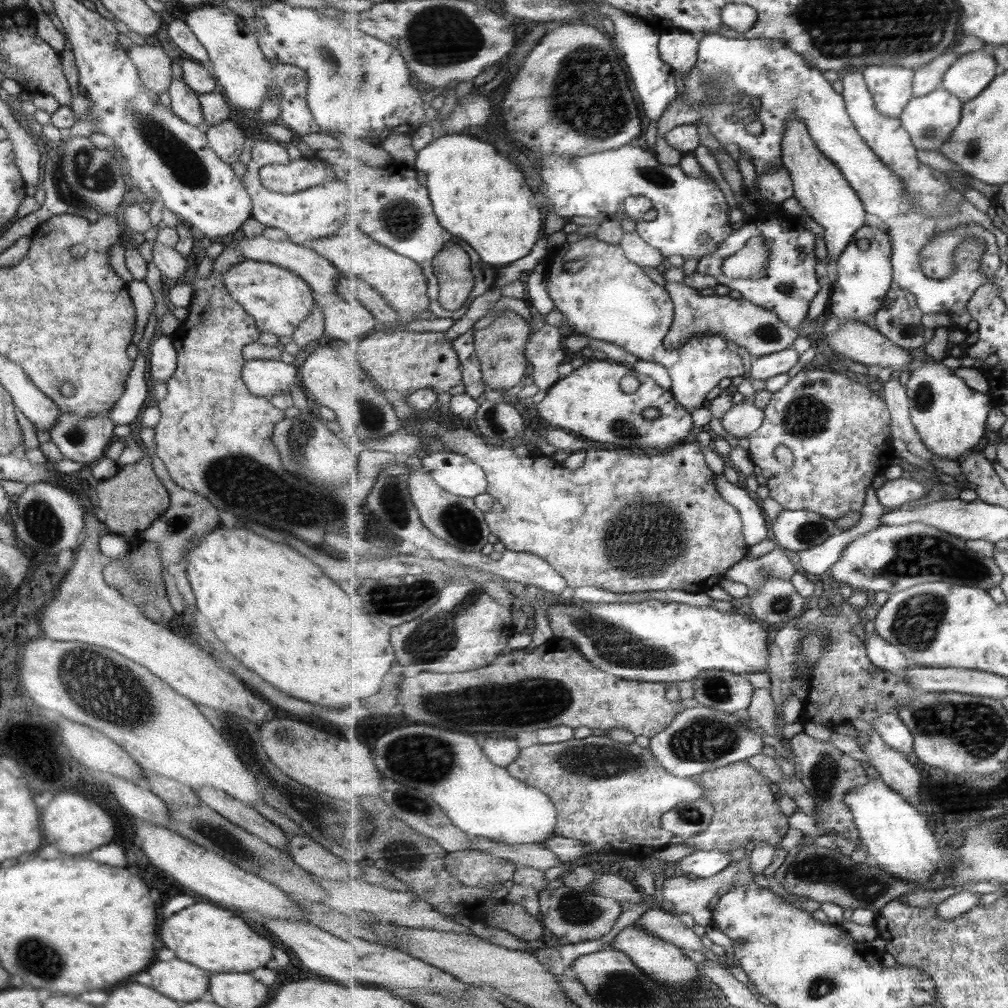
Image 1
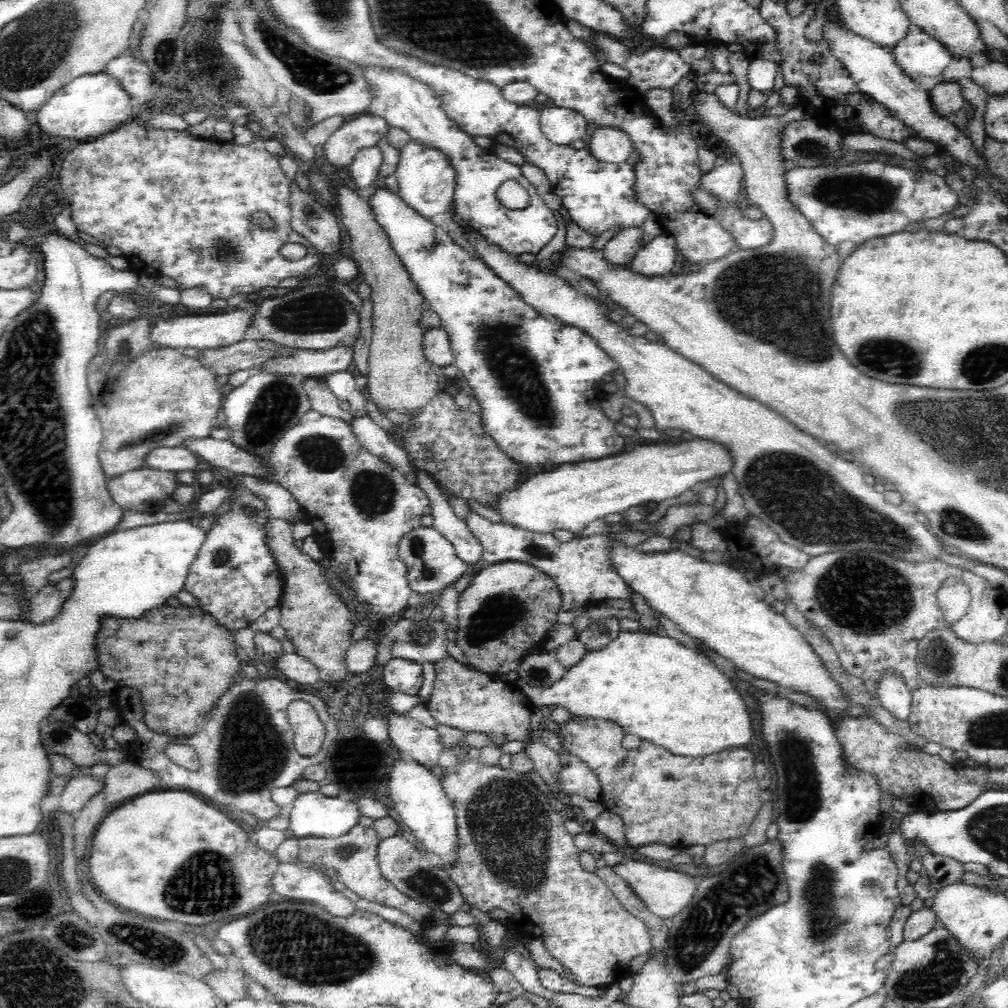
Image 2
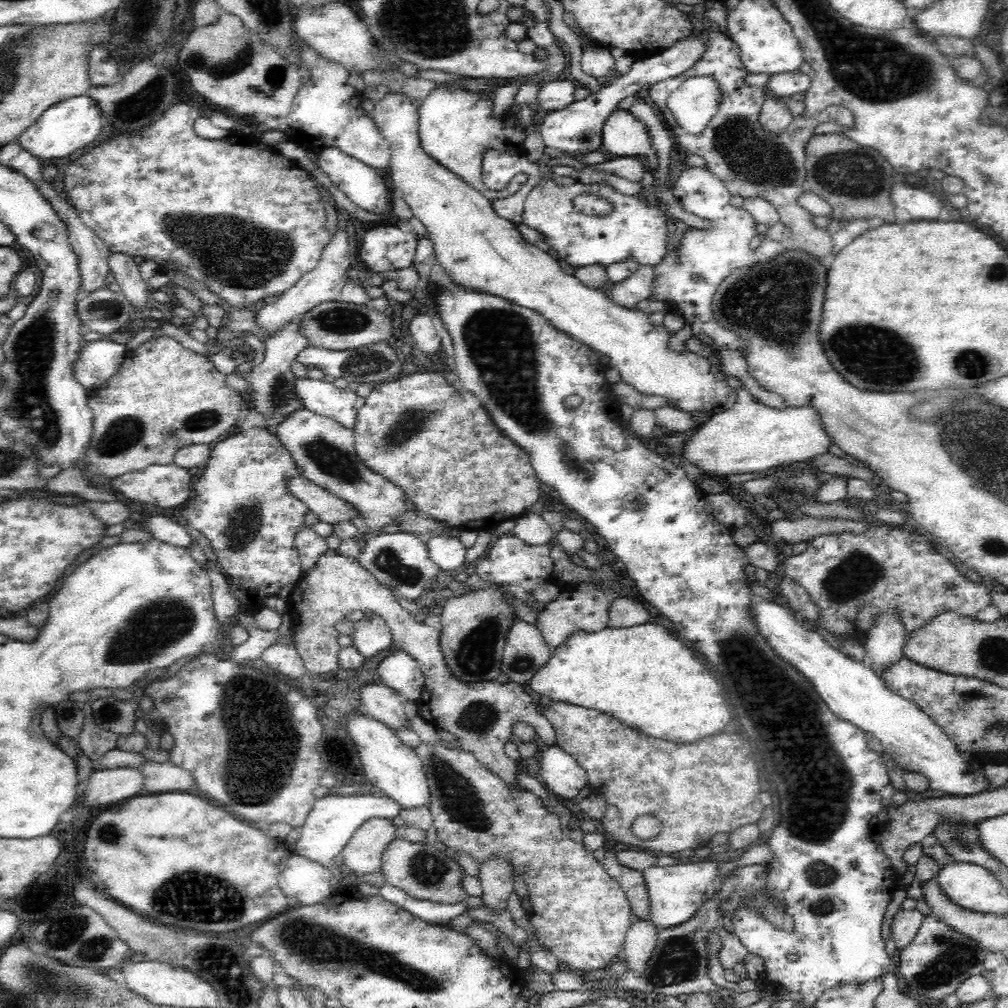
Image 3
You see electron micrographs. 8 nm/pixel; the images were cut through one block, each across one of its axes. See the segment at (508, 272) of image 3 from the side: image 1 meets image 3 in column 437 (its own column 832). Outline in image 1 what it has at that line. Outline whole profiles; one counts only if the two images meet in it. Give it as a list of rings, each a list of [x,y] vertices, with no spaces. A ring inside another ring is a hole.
[[[799,117],[787,123],[787,132],[783,137],[783,163],[793,177],[796,200],[824,229],[829,260],[838,262],[839,257],[850,247],[855,234],[865,226],[867,212],[862,197],[843,175],[839,165],[821,152],[815,139],[811,137],[807,123]]]

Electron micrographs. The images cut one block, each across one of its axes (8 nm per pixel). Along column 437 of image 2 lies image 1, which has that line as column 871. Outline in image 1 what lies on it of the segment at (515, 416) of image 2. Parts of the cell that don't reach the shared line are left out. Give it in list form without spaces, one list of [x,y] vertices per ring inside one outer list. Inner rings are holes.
[[[863,226],[855,234],[850,247],[843,252],[838,260],[838,278],[831,286],[828,303],[831,313],[838,324],[845,325],[847,321],[865,323],[866,316],[875,313],[885,305],[894,281],[892,255],[894,246],[889,240],[890,234],[873,226]]]

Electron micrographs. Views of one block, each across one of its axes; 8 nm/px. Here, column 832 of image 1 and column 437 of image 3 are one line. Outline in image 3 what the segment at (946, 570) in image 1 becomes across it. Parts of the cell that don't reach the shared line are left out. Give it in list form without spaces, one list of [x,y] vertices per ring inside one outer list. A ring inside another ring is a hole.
[[[409,532],[378,533],[366,538],[357,560],[380,586],[396,590],[402,598],[410,601],[427,590],[440,573],[439,568],[428,560],[425,543]]]

